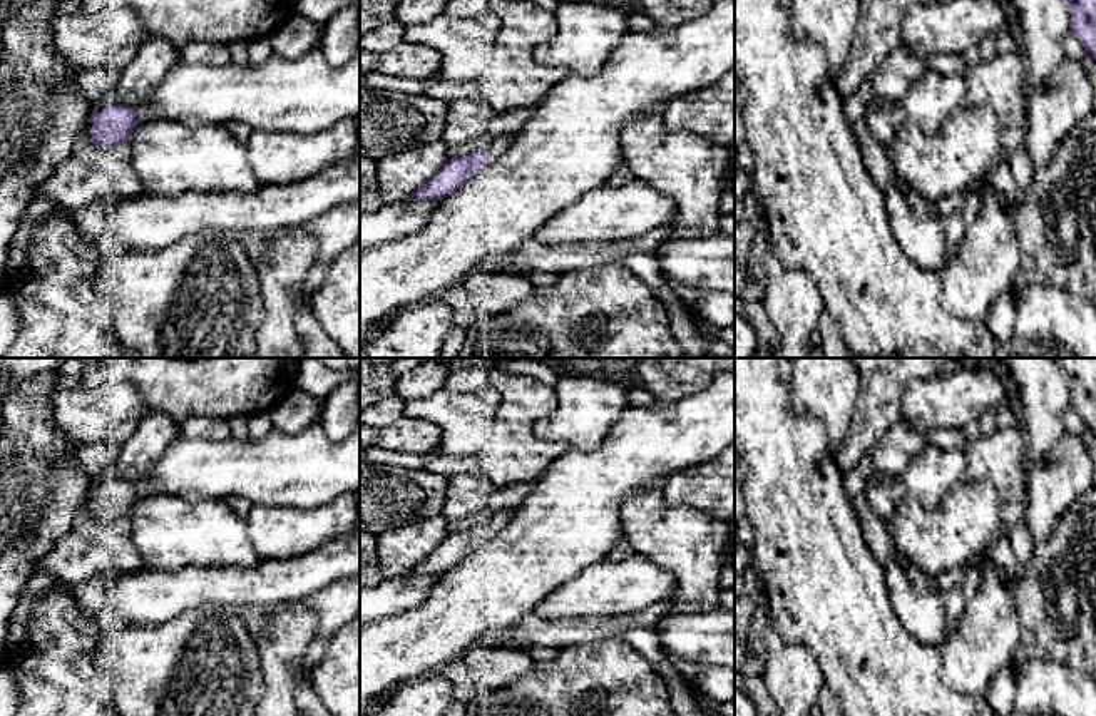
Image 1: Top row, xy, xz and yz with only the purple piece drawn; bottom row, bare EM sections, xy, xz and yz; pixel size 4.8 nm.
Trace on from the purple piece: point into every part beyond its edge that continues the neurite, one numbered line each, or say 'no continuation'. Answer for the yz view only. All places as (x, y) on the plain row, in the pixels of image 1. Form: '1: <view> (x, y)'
no continuation

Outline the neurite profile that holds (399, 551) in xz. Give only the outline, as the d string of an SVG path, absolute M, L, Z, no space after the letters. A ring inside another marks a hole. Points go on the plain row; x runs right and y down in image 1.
M442 515L376 535L383 579L407 574L448 535L448 522Z

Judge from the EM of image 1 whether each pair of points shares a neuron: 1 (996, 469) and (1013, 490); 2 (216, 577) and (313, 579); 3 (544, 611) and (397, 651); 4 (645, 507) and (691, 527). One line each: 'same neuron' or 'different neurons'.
1: same neuron
2: same neuron
3: different neurons
4: same neuron

